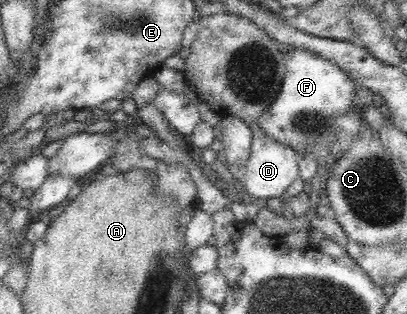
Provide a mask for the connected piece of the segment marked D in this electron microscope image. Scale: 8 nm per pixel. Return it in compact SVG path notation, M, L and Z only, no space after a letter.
M250 121L248 125L253 131L253 138L249 158L241 167L244 172L241 186L252 199L285 197L285 191L298 176L298 161L303 158L304 153L279 144L267 136L257 121Z

